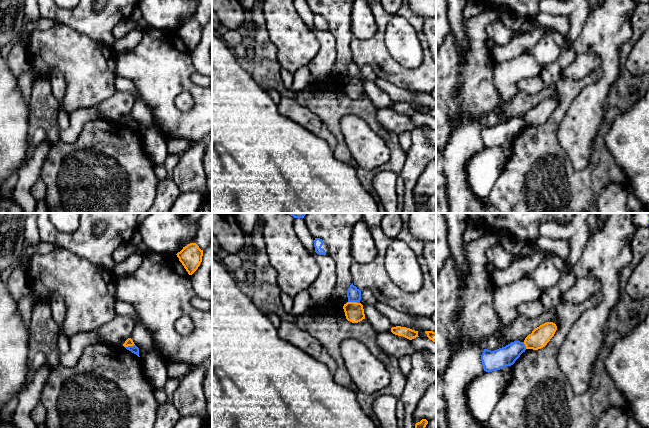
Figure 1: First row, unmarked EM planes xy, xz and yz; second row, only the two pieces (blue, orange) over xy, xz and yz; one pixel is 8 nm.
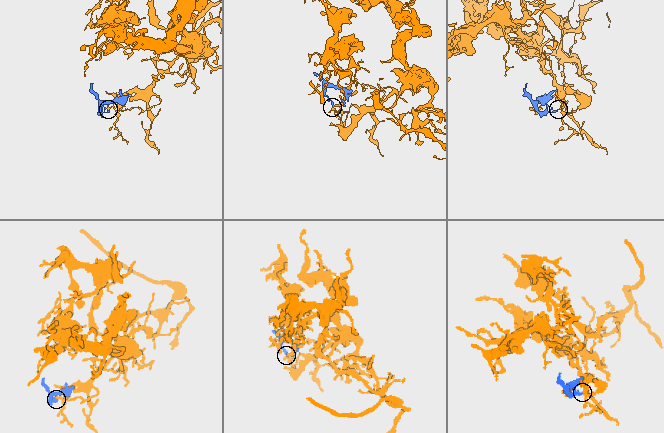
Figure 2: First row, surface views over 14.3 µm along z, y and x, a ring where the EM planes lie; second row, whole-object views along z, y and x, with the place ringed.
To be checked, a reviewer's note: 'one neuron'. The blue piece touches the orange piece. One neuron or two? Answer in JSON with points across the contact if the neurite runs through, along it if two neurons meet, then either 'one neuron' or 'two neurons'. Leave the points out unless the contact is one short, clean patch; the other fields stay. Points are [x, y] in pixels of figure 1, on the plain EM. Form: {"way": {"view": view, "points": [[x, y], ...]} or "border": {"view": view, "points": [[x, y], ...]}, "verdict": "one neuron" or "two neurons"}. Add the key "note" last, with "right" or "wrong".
{"border": {"view": "xz", "points": [[348, 77], [359, 79]]}, "verdict": "two neurons", "note": "wrong"}

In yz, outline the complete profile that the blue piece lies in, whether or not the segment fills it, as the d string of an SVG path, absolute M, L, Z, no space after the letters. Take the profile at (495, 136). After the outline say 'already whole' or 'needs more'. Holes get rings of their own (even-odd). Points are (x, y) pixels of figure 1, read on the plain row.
M520 117L511 118L505 123L494 127L484 125L481 131L483 145L486 148L492 148L511 142L525 126L524 118Z; already whole

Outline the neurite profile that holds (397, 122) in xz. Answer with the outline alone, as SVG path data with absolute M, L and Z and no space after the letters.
M391 106L378 109L376 118L382 127L397 135L417 127L411 122L409 115L393 110Z

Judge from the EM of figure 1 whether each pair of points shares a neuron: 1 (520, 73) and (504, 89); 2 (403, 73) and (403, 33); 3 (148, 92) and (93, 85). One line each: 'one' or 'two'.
1: one
2: two
3: two

